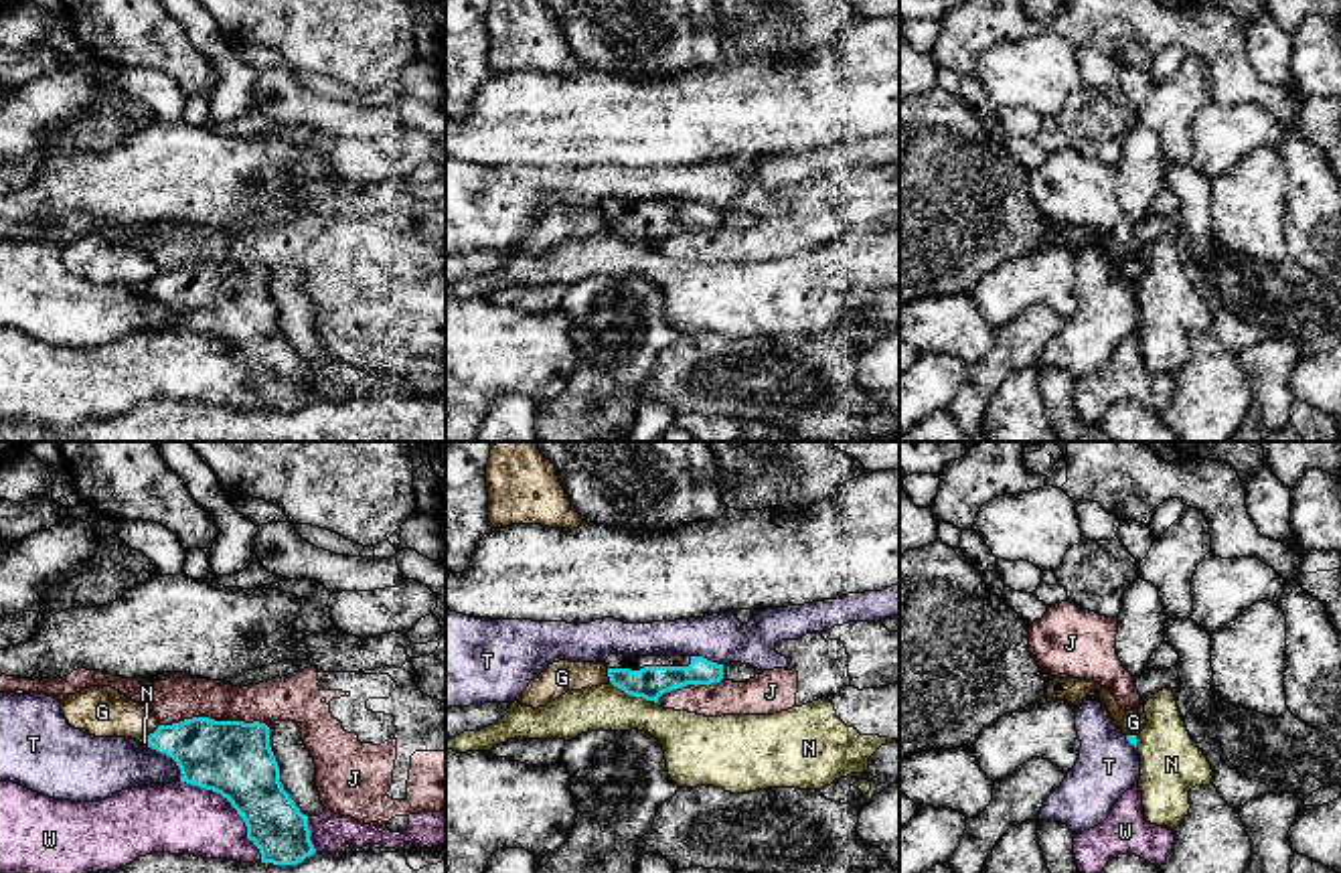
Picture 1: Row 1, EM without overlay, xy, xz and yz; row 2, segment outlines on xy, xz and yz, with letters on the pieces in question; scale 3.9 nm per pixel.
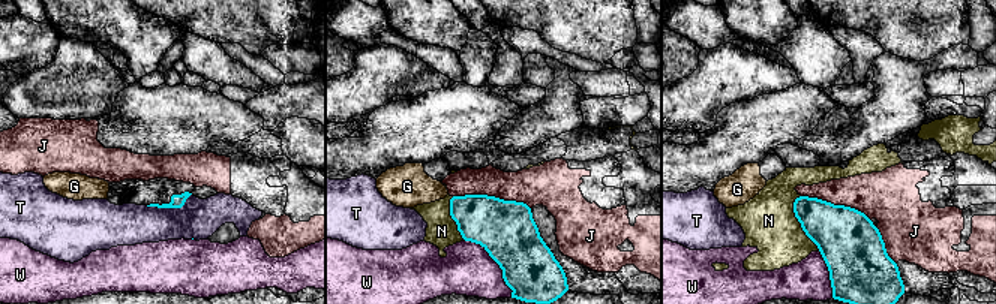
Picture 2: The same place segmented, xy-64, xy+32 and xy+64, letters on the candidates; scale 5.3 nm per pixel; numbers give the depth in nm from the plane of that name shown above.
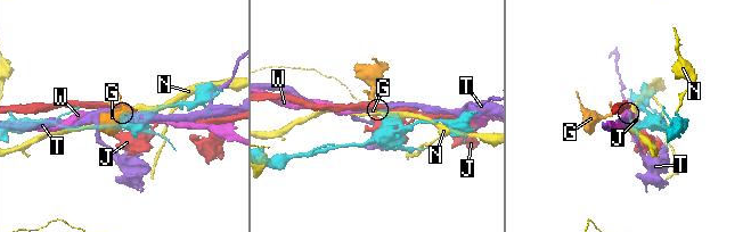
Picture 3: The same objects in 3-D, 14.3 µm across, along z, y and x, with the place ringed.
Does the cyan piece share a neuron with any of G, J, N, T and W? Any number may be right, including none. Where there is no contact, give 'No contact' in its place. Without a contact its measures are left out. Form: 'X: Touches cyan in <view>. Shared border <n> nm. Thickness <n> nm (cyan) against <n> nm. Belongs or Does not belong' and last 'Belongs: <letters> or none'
G: Touches cyan in xy. Shared border 90 nm. Thickness 280 nm (cyan) against 200 nm. Does not belong
J: Touches cyan in xz. Shared border 280 nm. Thickness 130 nm (cyan) against 140 nm. Does not belong
N: Touches cyan in xz. Shared border 220 nm. Thickness 130 nm (cyan) against 190 nm. Does not belong
T: Touches cyan in xy. Shared border 190 nm. Thickness 300 nm (cyan) against 220 nm. Does not belong
W: Touches cyan in xy. Shared border 460 nm. Thickness 300 nm (cyan) against 280 nm. Does not belong
Belongs: none

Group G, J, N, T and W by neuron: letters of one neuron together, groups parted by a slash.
G / J / N / T / W

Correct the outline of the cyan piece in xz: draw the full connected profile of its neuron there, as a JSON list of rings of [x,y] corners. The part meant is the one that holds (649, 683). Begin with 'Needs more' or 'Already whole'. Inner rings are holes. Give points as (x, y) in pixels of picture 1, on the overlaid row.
Needs more. [[[624,656],[606,658],[610,683],[626,695],[658,703],[662,693],[723,679],[723,664],[703,656]]]

